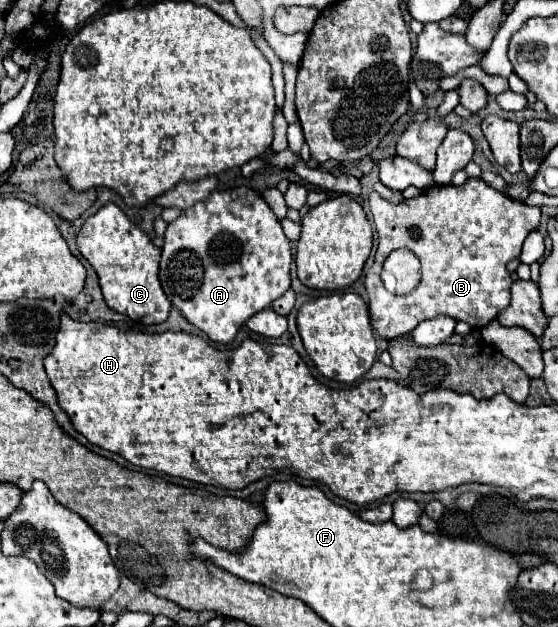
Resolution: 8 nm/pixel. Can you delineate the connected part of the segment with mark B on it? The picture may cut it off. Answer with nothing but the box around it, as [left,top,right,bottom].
[364,178,540,340]

